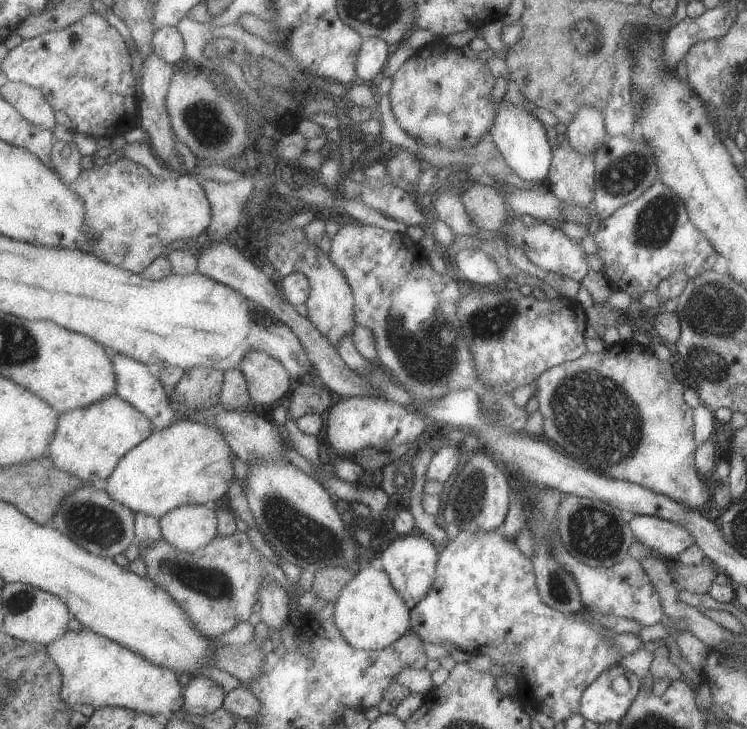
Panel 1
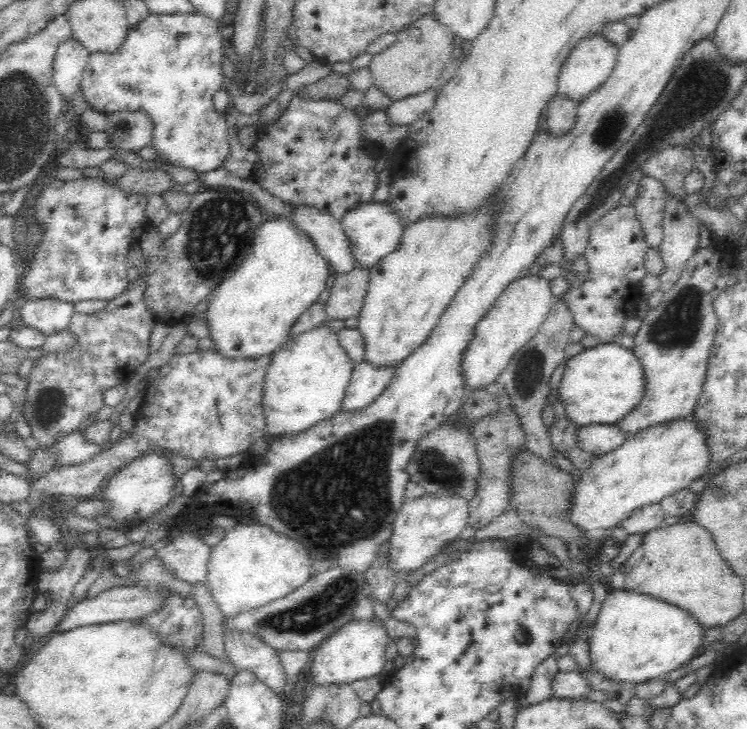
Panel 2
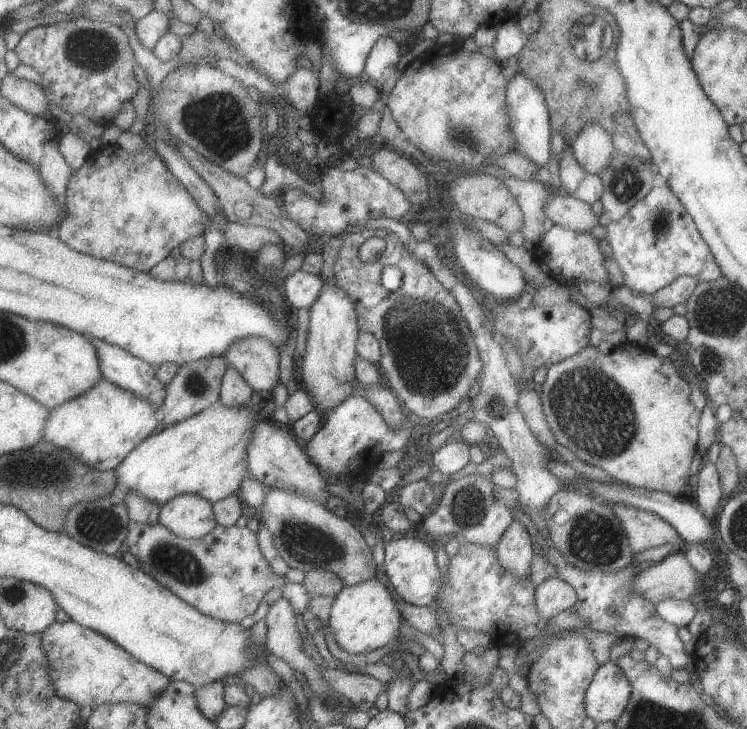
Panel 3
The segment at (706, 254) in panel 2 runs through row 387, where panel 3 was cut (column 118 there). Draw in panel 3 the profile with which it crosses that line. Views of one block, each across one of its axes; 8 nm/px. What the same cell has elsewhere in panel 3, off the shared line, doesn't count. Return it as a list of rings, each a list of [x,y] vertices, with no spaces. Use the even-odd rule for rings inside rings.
[[[71,618],[50,626],[42,635],[42,643],[51,659],[51,680],[55,690],[61,698],[80,705],[89,704],[97,708],[104,704],[131,702],[149,707],[171,682],[166,674],[141,662],[107,635],[95,632]]]

